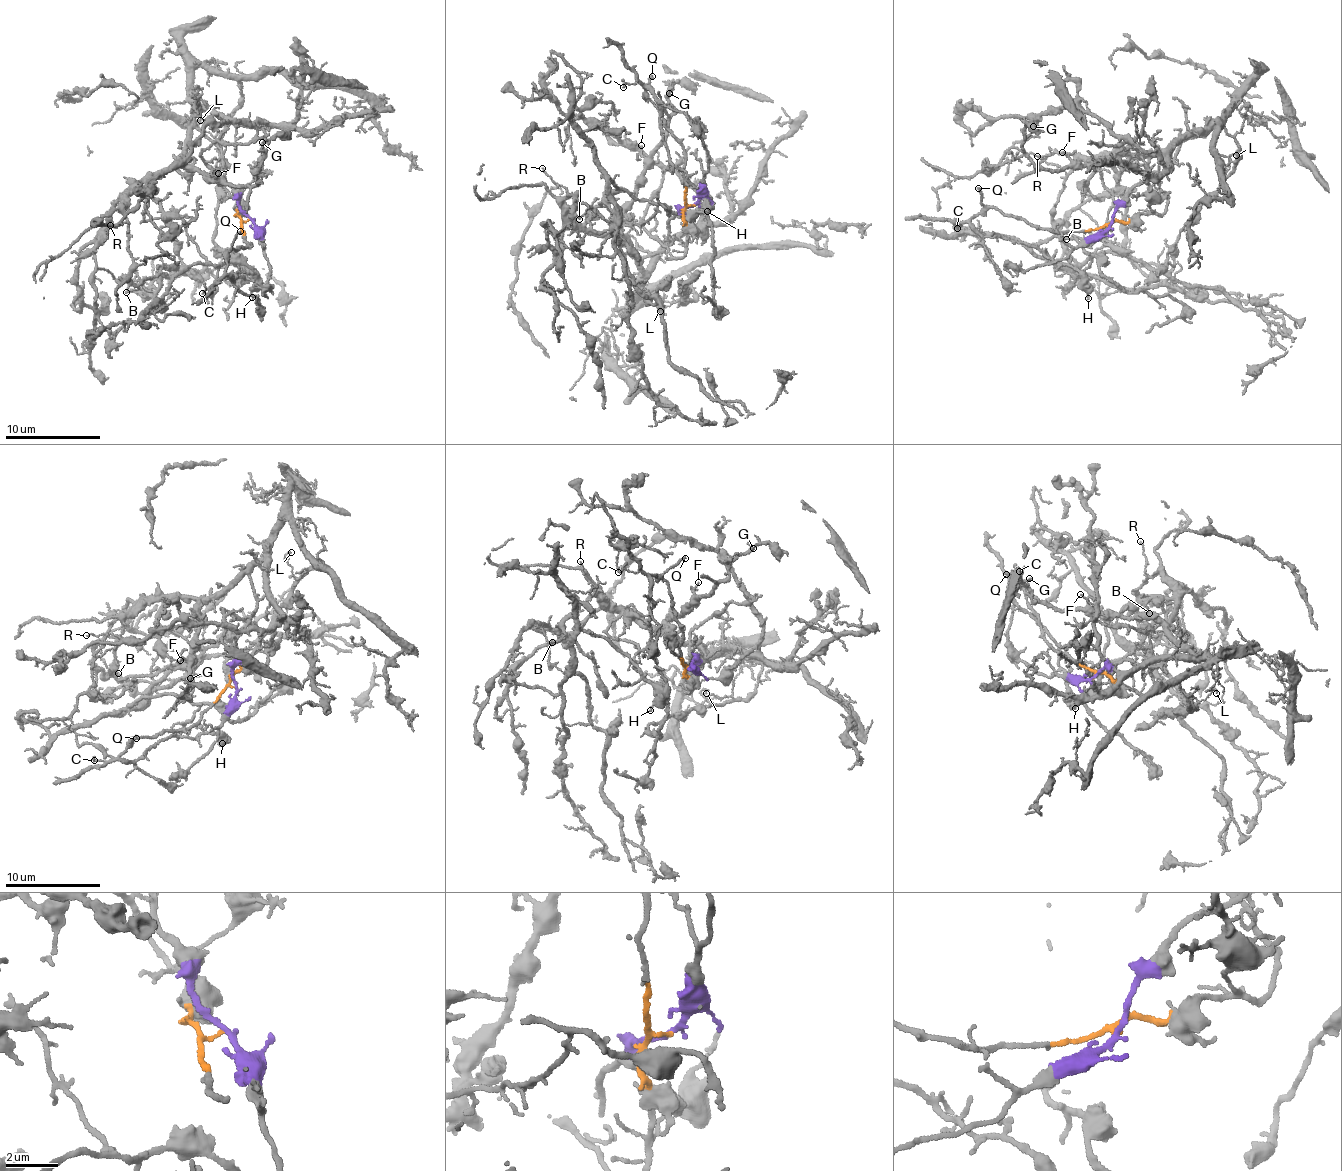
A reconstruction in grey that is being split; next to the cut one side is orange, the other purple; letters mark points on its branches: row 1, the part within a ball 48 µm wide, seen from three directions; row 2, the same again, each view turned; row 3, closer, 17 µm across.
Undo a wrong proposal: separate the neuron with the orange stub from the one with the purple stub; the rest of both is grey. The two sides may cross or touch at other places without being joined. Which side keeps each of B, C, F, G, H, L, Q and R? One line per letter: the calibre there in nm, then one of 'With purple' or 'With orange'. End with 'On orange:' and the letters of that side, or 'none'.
B: Thickness 120 nm. With purple
C: Thickness 80 nm. With orange
F: Thickness 80 nm. With purple
G: Thickness 120 nm. With purple
H: Thickness 170 nm. With orange
L: Thickness 130 nm. With purple
Q: Thickness 140 nm. With orange
R: Thickness 110 nm. With purple
On orange: C, H, Q

